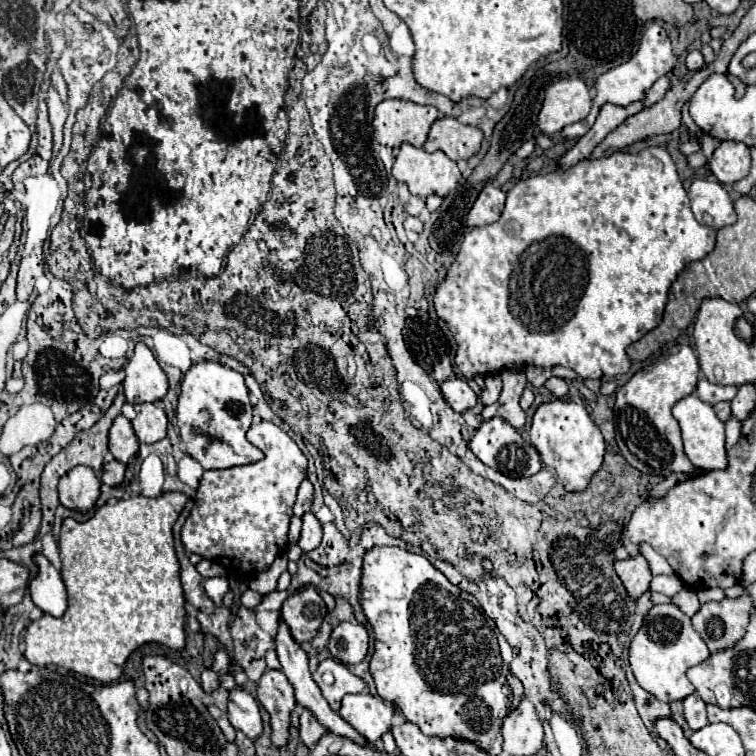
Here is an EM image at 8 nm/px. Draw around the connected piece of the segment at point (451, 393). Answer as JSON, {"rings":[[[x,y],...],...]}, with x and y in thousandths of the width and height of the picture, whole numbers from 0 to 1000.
{"rings":[[[598,499],[582,509],[587,528],[595,533],[595,538],[606,546],[614,546],[616,541],[624,541],[630,536],[630,520],[619,512],[619,507],[608,499]]]}

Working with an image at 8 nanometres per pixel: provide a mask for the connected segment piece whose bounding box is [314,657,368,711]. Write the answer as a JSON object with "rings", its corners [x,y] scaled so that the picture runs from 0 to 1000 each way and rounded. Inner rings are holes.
{"rings":[[[439,869],[421,877],[421,885],[415,888],[415,901],[421,903],[429,925],[442,940],[450,938],[455,919],[479,917],[487,911],[479,896],[468,893],[452,874]]]}

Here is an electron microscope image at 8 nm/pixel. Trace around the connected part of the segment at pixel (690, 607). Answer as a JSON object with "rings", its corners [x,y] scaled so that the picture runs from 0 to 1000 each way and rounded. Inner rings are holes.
{"rings":[[[905,776],[899,784],[894,784],[894,787],[889,790],[889,798],[892,798],[902,811],[907,811],[910,816],[921,813],[923,806],[926,806],[926,800],[929,800],[929,798],[923,795],[921,782],[915,782],[915,779],[910,779],[910,776]]]}

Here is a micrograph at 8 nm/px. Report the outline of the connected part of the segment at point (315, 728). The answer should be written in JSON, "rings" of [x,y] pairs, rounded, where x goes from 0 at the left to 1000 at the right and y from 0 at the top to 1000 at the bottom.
{"rings":[[[402,938],[397,946],[397,980],[410,988],[410,985],[421,983],[423,975],[431,970],[434,970],[434,964],[413,946],[413,940]]]}

